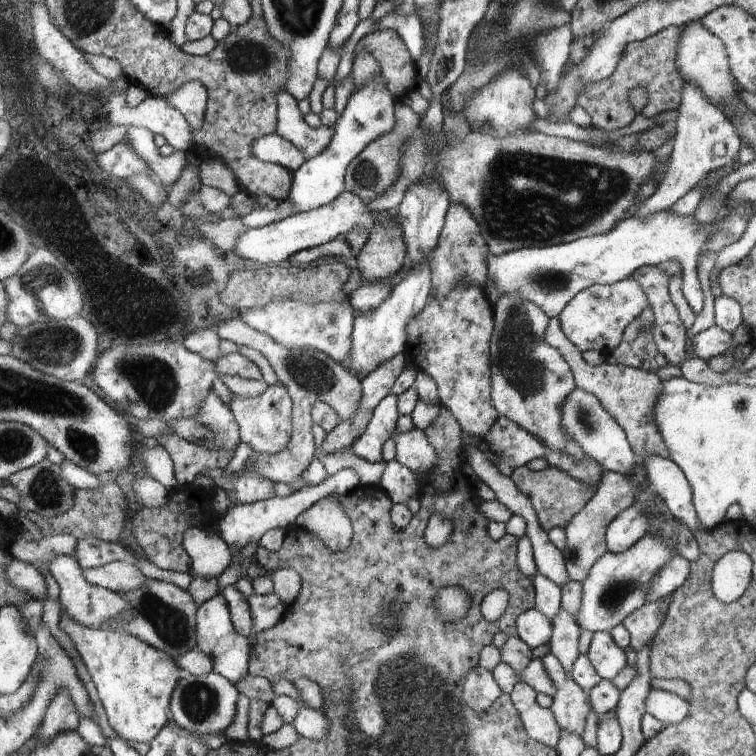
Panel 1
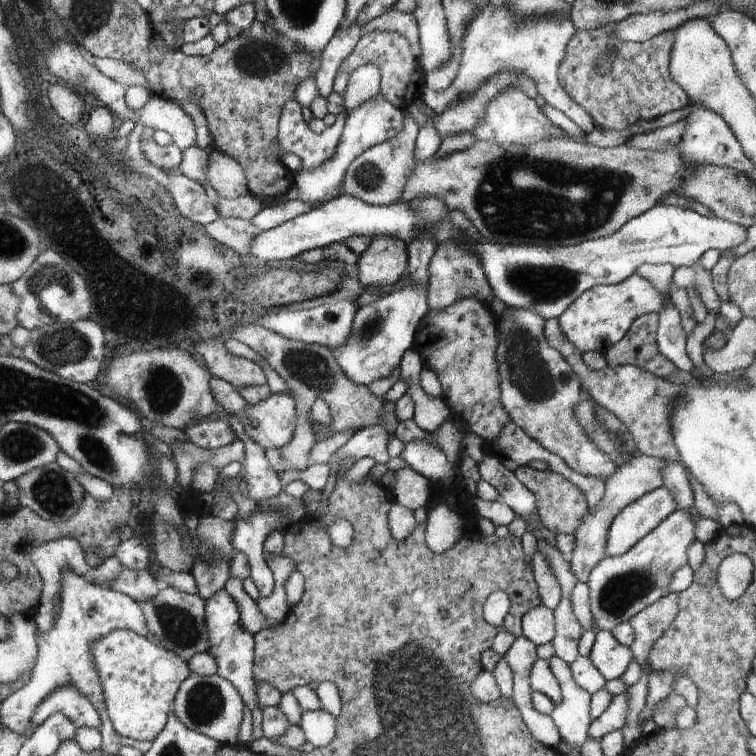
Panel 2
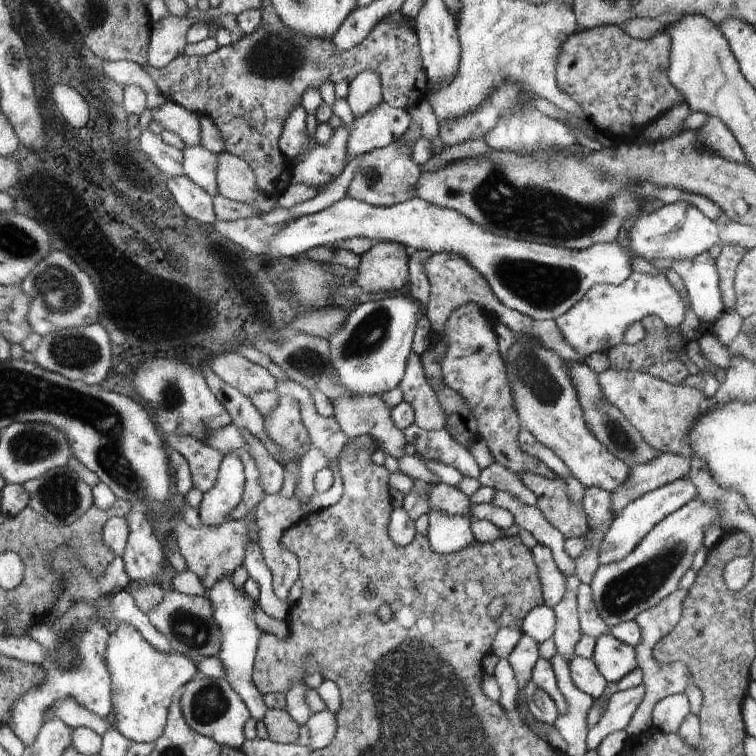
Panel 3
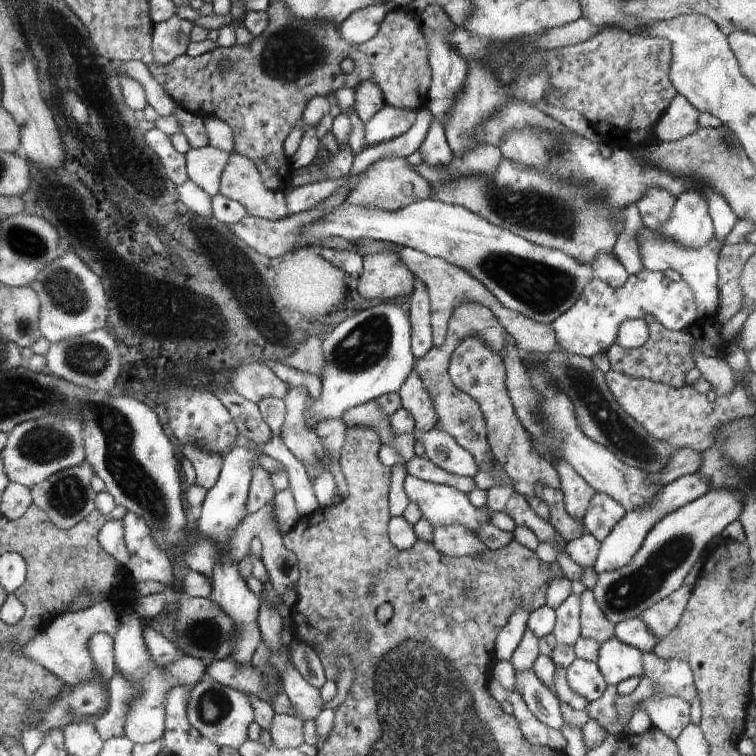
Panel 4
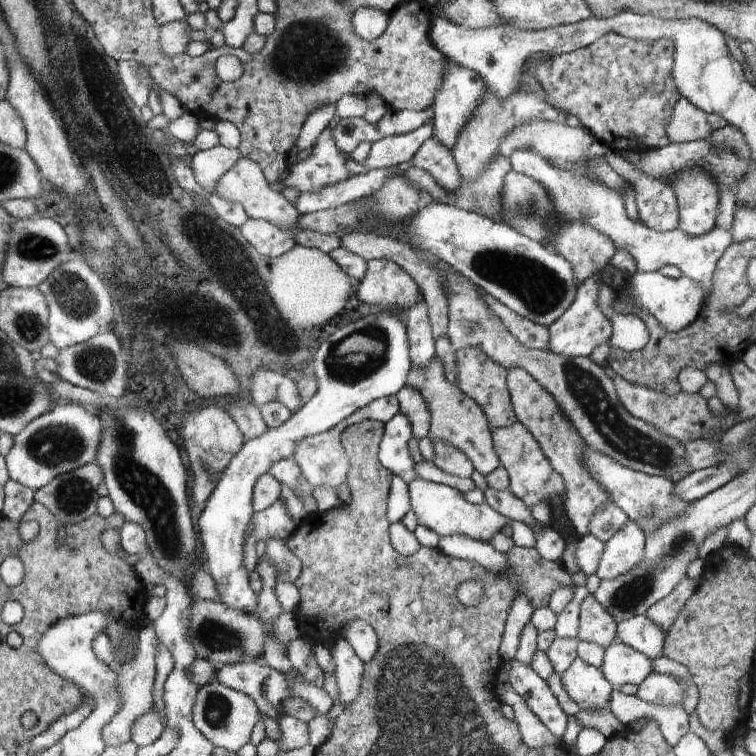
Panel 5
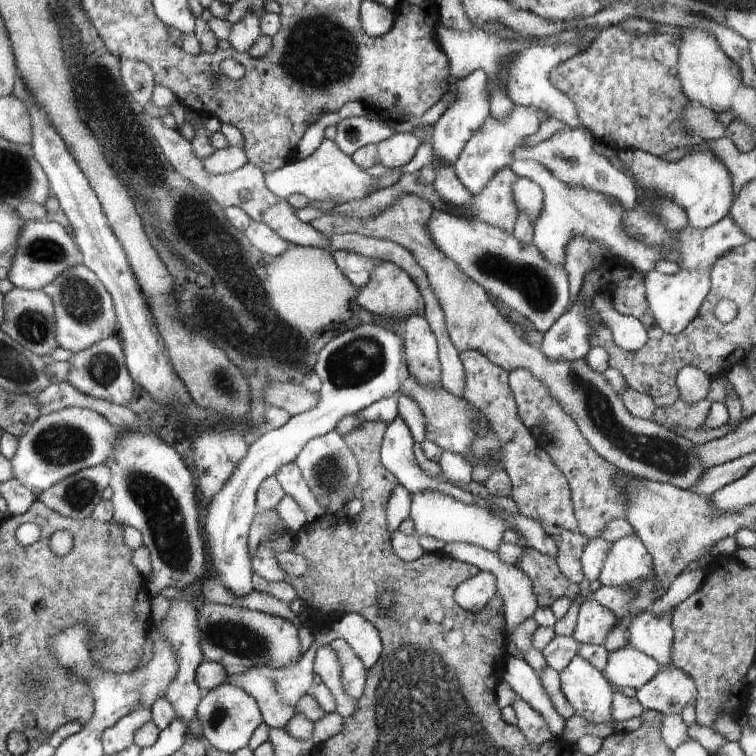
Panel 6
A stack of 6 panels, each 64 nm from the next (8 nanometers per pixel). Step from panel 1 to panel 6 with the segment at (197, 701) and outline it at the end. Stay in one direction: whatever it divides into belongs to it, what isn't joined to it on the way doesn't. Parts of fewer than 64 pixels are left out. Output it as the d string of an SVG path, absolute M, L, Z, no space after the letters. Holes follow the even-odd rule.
M228 683L205 692L197 706L196 718L200 730L210 746L227 753L248 747L254 731L262 724L263 718L258 704L248 692Z

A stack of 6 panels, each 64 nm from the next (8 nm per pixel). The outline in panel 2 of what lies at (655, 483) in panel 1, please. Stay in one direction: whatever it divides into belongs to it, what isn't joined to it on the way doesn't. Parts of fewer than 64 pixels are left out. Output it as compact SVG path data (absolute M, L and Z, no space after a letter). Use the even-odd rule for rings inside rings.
M681 461L664 462L664 466L660 468L662 474L662 487L668 488L676 510L678 512L688 512L694 520L694 530L696 530L696 539L702 544L710 544L712 540L718 538L718 532L723 529L720 524L712 519L698 516L694 512L694 494L692 494L692 487L688 482L686 470L684 470Z

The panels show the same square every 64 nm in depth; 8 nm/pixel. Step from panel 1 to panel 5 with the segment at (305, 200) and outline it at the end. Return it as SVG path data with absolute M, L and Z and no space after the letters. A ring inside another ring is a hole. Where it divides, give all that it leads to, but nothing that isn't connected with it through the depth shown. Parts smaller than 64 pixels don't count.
M431 108L424 111L412 111L411 109L404 111L389 110L376 122L375 126L380 137L392 137L413 132L430 119L433 120L433 118Z

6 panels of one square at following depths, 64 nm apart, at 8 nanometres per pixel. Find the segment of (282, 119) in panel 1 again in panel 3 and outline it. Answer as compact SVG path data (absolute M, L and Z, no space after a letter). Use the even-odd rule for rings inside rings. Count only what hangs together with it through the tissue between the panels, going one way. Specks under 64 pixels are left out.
M296 106L290 116L284 122L284 130L280 135L279 148L280 152L287 160L293 160L302 156L304 160L292 167L292 180L294 184L318 185L325 187L329 182L336 180L344 168L346 168L346 156L348 156L348 129L342 123L338 130L333 130L332 137L328 144L318 144L316 139L312 140L306 130L306 111L304 107Z

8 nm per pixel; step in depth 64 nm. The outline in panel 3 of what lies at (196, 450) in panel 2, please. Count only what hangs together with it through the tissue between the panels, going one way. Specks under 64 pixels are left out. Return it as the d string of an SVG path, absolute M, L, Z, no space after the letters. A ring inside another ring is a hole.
M237 448L234 449L234 454L242 460L246 482L244 484L242 502L229 515L231 521L244 518L246 514L257 508L258 504L268 496L264 492L264 488L260 486L260 472L258 472L258 468L256 468L256 464L254 464L249 452L246 452L244 448Z

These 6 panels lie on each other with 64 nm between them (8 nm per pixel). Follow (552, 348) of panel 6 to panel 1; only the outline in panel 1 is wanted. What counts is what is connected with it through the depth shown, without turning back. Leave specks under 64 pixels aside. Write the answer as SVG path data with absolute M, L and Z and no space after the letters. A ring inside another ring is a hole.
M632 276L609 285L594 285L572 298L559 314L566 338L581 351L599 350L608 354L622 342L623 332L644 308L650 308L646 294Z

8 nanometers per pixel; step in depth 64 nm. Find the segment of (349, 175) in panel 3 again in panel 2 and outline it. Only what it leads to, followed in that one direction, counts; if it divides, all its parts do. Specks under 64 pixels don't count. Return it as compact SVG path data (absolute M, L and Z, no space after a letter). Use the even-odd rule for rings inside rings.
M290 200L290 202L282 202L277 205L264 205L263 209L250 219L250 222L254 226L258 226L260 230L268 230L276 228L288 222L301 214L316 210L319 206L322 206L320 202L318 204L304 204L302 201Z

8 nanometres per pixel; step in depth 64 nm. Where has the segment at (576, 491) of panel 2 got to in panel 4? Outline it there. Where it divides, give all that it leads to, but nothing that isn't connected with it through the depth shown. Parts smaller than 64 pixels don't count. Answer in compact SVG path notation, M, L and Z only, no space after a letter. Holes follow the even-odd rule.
M538 482L533 492L548 506L550 511L548 522L564 538L564 541L572 541L588 533L583 526L583 520L570 516L566 511L561 489Z

